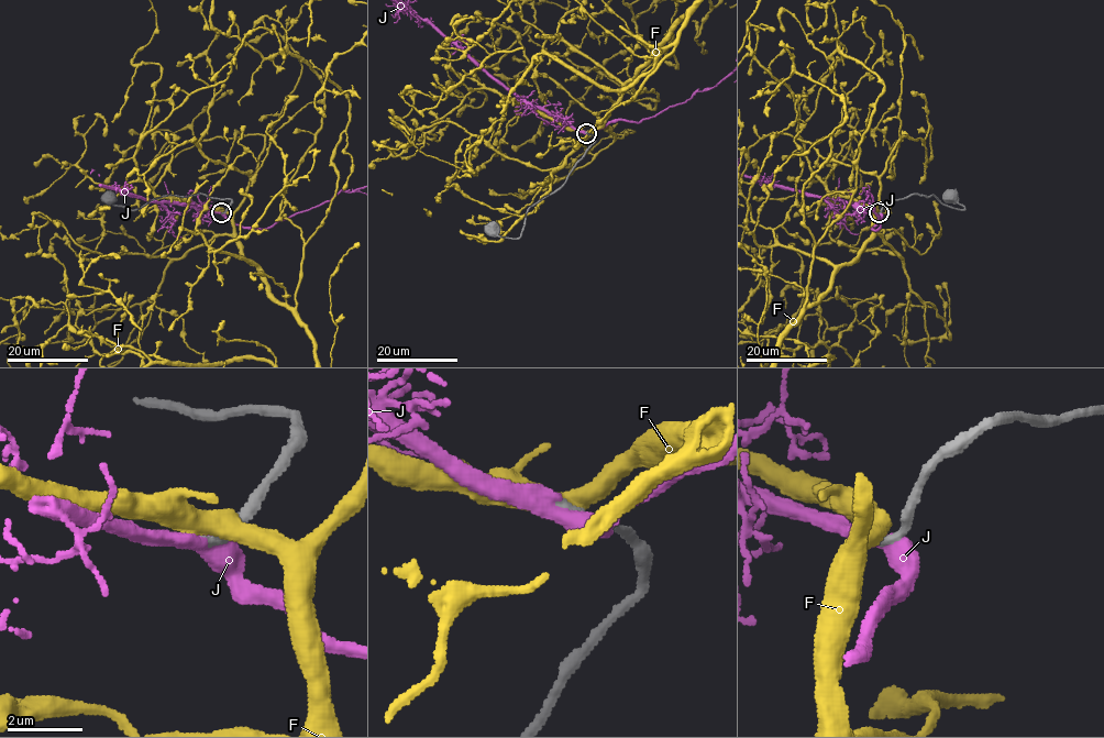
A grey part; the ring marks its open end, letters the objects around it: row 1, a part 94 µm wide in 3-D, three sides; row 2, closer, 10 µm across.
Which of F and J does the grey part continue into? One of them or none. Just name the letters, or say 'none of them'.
J

